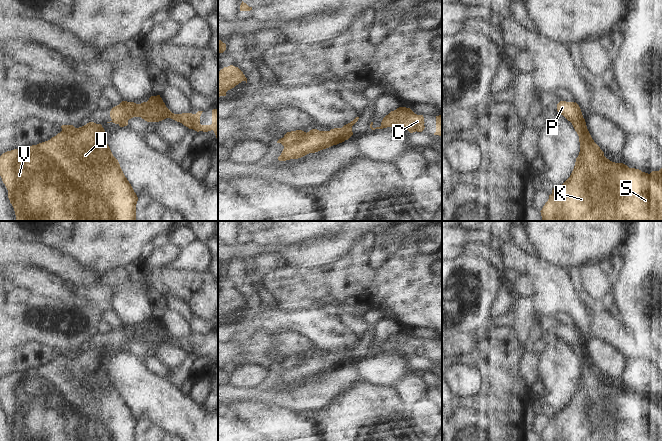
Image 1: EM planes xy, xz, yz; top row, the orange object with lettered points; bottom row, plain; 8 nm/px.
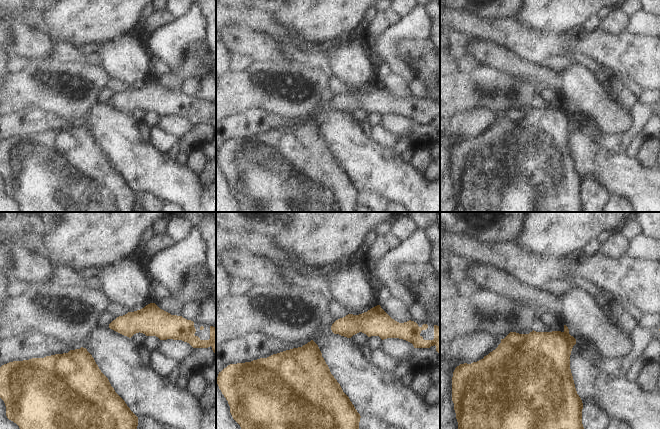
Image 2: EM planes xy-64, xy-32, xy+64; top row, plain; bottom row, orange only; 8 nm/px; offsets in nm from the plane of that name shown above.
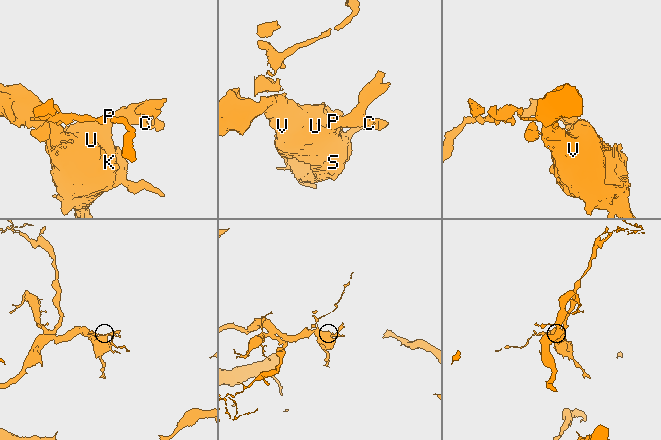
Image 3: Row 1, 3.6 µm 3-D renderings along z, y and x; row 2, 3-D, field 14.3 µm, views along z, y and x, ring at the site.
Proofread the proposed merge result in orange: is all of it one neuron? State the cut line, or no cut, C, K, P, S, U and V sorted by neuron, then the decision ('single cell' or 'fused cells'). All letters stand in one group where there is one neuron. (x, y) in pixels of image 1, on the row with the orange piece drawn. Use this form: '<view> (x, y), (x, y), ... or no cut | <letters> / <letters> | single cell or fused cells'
no cut | C K P S U V | single cell

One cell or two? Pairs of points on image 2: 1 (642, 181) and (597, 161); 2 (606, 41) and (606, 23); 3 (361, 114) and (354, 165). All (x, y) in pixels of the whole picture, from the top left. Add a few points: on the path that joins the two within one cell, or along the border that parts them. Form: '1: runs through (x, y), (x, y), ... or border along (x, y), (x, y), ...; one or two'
1: runs through (631, 179), (608, 168); one
2: border along (598, 27), (613, 33), (627, 31); two
3: border along (350, 114), (360, 122); two

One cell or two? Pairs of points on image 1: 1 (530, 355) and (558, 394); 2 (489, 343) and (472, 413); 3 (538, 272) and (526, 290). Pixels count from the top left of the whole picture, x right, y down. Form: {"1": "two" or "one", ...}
{"1": "two", "2": "one", "3": "two"}

